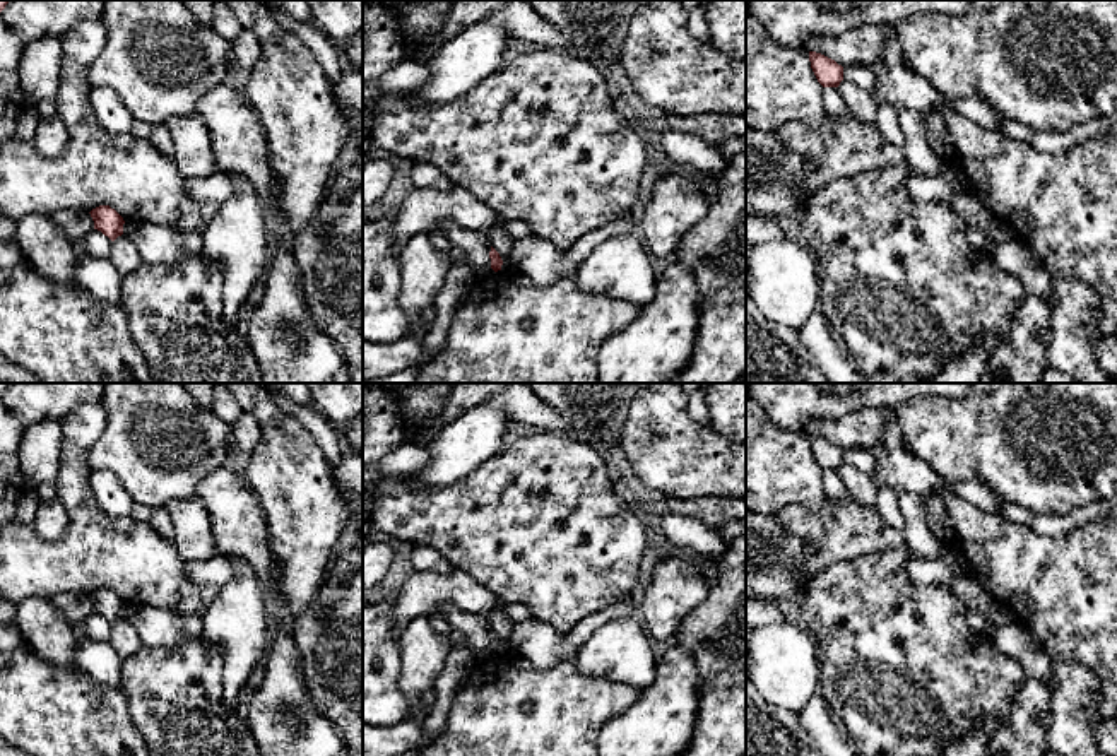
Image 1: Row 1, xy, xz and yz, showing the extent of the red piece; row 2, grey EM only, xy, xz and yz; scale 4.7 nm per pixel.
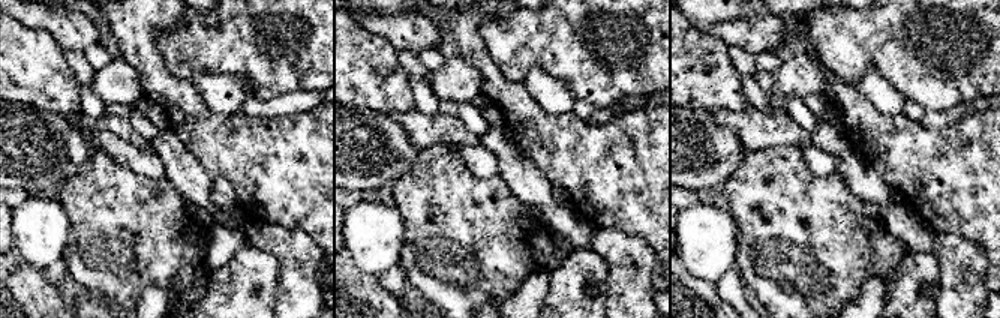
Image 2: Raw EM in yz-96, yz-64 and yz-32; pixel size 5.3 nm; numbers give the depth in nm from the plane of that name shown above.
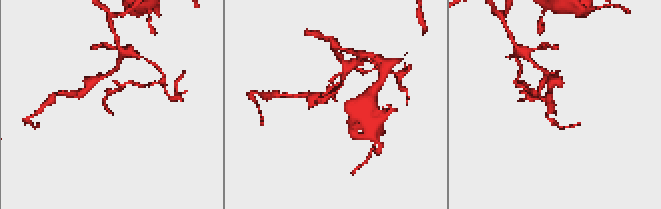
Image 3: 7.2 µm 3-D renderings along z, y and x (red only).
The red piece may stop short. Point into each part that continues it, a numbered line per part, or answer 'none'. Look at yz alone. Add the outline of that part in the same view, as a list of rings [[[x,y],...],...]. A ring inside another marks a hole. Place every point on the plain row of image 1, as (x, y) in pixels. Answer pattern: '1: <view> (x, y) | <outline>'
none

